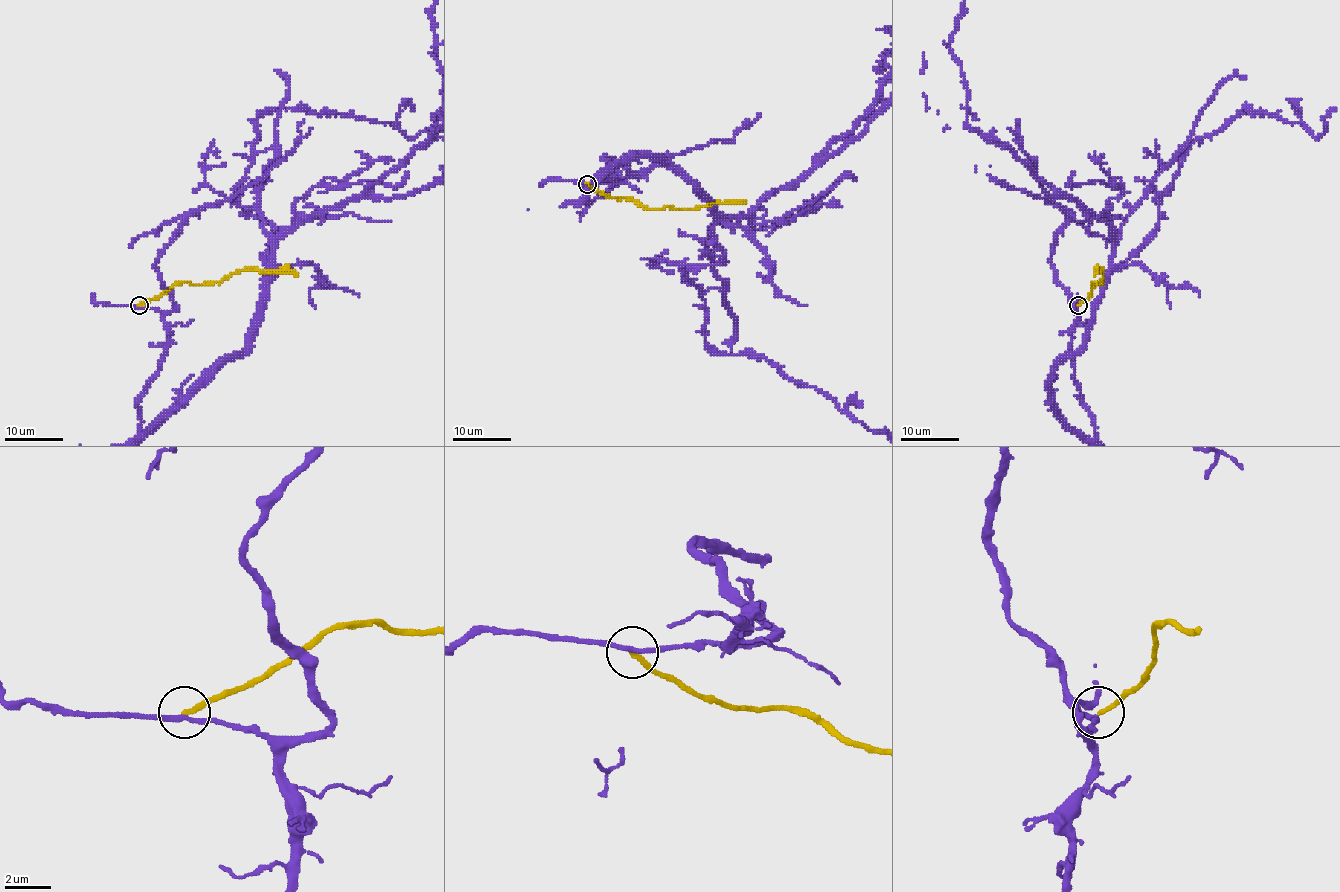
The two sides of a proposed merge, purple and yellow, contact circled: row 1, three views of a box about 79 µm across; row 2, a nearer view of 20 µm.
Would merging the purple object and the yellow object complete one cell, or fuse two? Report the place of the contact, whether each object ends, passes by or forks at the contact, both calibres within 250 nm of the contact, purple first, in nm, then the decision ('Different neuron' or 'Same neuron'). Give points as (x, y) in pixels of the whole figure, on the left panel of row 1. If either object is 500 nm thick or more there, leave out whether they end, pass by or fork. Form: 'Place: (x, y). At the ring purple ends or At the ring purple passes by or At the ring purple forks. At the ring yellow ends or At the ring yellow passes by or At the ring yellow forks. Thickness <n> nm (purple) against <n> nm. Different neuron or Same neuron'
Place: (139, 305). At the ring purple passes by. At the ring yellow ends. Thickness 200 nm (purple) against 190 nm. Different neuron

